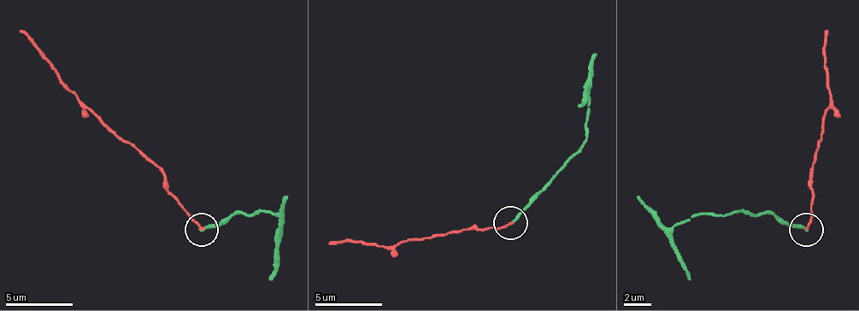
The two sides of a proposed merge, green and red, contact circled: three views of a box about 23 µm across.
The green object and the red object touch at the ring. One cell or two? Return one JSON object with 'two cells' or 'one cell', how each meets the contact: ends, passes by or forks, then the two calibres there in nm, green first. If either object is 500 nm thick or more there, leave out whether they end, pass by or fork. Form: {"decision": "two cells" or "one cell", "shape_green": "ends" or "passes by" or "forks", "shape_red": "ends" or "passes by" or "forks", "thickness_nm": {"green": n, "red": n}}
{"decision": "two cells", "shape_green": "ends", "shape_red": "ends", "thickness_nm": {"green": 200, "red": 180}}

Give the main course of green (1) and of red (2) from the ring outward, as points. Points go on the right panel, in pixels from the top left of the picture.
1: (805, 230), (771, 214), (734, 210), (720, 214), (694, 214), (673, 230), (680, 267), (691, 280)
2: (805, 230), (812, 217), (812, 176), (829, 105), (826, 61), (829, 32)

